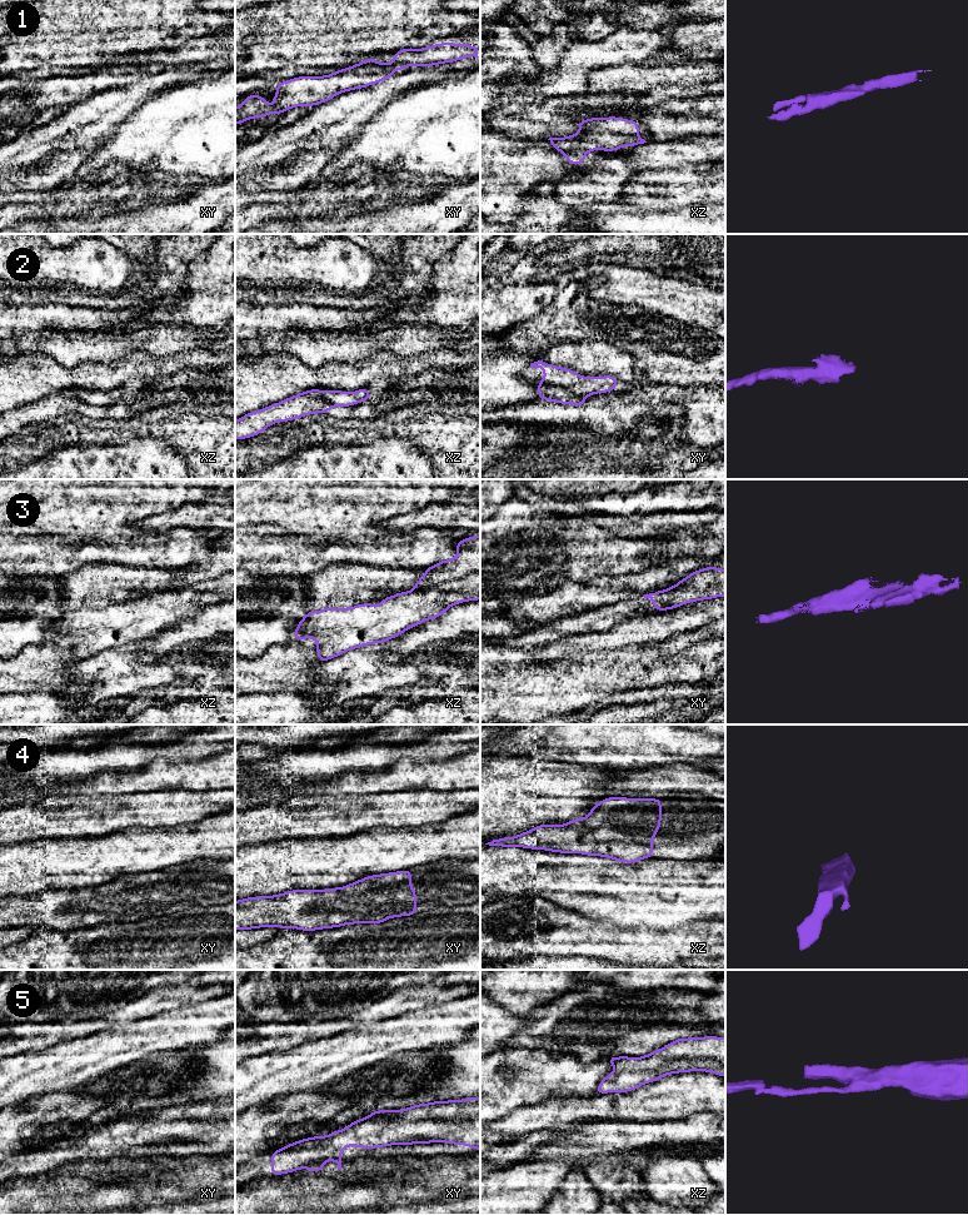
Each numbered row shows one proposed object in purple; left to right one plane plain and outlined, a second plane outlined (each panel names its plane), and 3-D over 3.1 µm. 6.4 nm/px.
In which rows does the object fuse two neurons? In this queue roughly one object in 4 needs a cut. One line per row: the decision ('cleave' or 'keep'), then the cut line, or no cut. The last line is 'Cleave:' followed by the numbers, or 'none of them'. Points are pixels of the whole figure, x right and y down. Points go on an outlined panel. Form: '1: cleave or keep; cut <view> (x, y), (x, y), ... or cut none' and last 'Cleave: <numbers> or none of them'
1: keep; cut none
2: cleave; cut xy (542, 381), (549, 384), (563, 386), (584, 398)
3: cleave; cut xz (479, 572), (413, 589)
4: keep; cut none
5: keep; cut none
Cleave: 2, 3

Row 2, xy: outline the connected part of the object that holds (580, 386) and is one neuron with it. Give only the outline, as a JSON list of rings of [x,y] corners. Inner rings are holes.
[[[543,360],[532,363],[530,368],[542,368],[544,370],[543,383],[564,387],[577,397],[587,398],[597,393],[608,393],[617,389],[618,379],[614,375],[583,377],[572,369]]]

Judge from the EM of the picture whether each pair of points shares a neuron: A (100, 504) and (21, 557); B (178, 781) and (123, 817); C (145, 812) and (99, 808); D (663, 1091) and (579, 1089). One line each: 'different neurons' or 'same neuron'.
A: same neuron
B: different neurons
C: same neuron
D: different neurons

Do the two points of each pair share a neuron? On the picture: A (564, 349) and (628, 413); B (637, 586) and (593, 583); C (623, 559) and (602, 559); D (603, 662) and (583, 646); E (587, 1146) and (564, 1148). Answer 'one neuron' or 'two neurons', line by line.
A: two neurons
B: one neuron
C: one neuron
D: two neurons
E: one neuron

